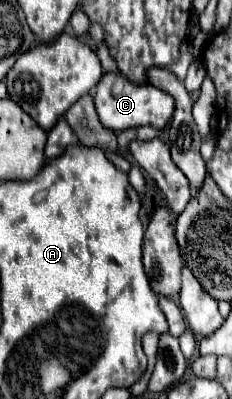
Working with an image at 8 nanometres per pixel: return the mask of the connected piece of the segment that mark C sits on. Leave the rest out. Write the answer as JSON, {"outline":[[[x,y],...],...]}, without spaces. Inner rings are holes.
{"outline":[[[103,74],[95,88],[95,106],[97,114],[101,118],[101,124],[105,124],[109,130],[127,130],[127,128],[139,128],[139,126],[153,126],[153,128],[165,128],[165,124],[171,120],[173,114],[173,98],[169,94],[157,90],[151,84],[133,84],[123,74]]]}

